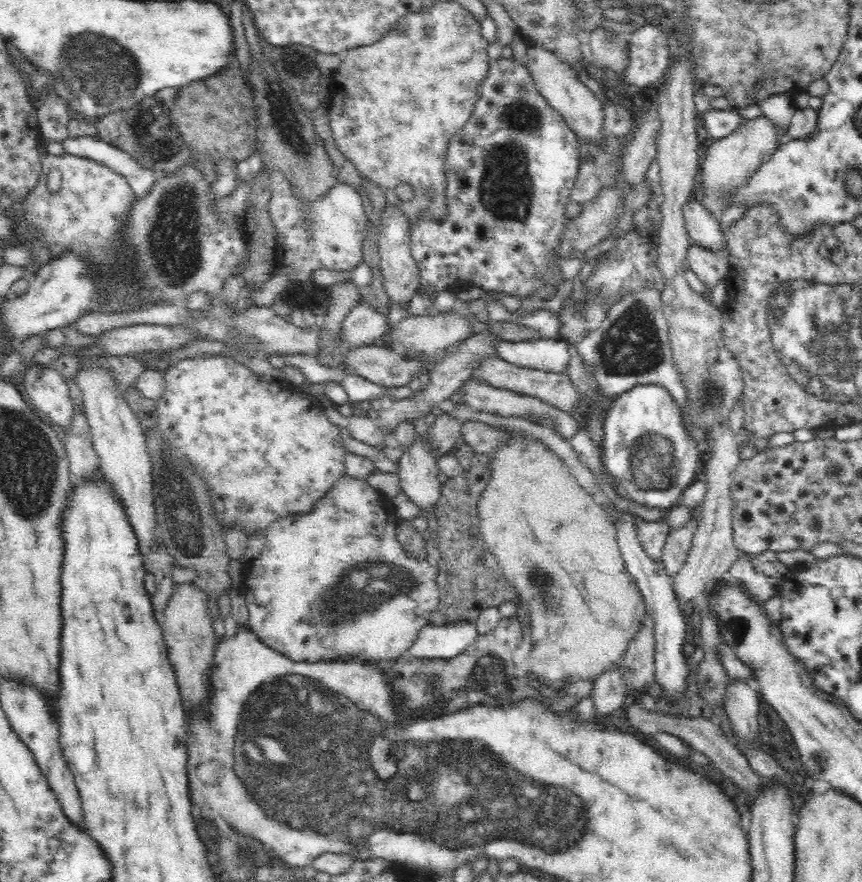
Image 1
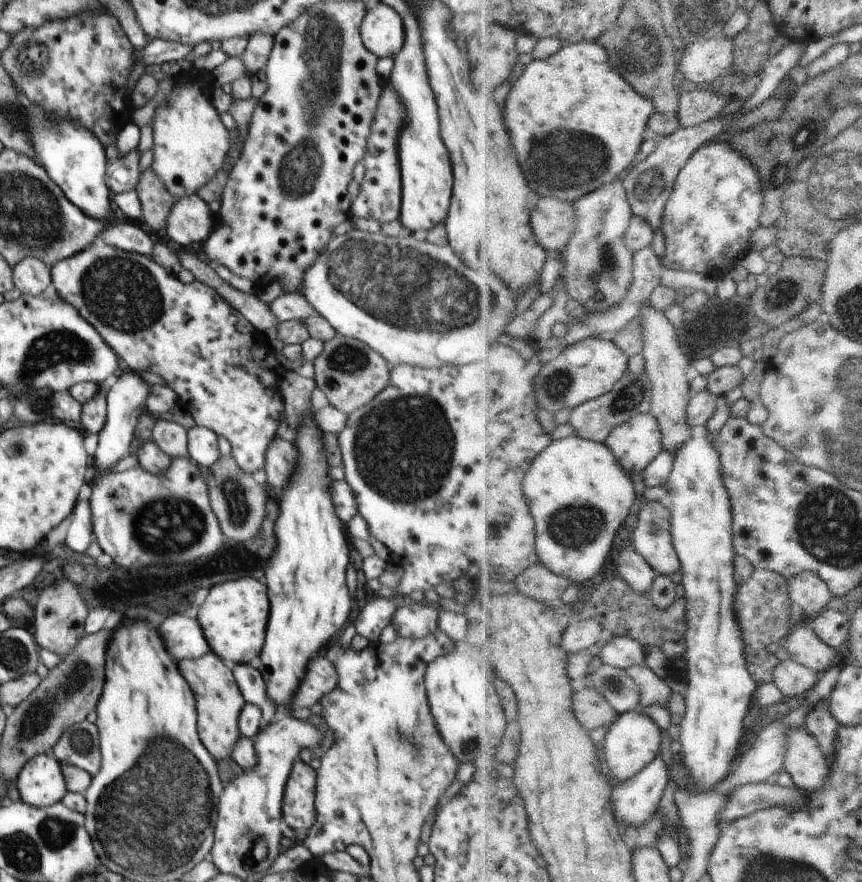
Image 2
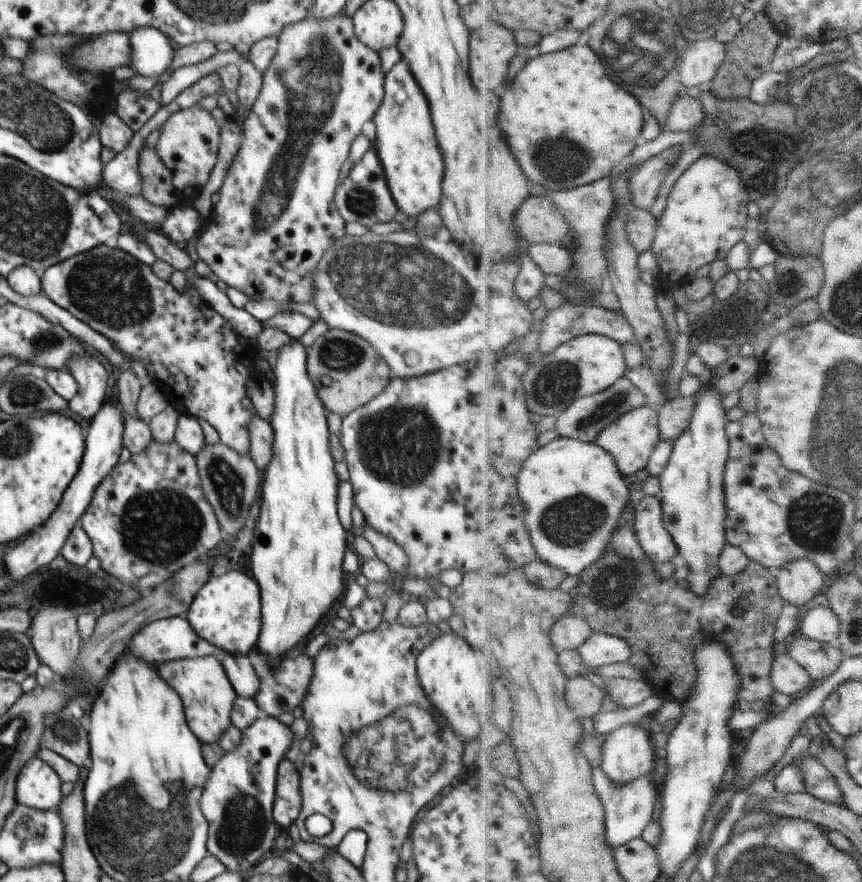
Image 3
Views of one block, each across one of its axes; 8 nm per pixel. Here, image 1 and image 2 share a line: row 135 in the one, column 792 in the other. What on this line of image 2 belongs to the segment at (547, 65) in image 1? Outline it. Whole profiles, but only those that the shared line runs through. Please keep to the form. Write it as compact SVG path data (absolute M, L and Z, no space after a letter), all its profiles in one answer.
M805 571L804 573L796 574L790 578L791 598L794 603L797 603L805 610L805 614L811 618L821 614L827 607L835 595L832 593L828 582L825 582L816 572Z

